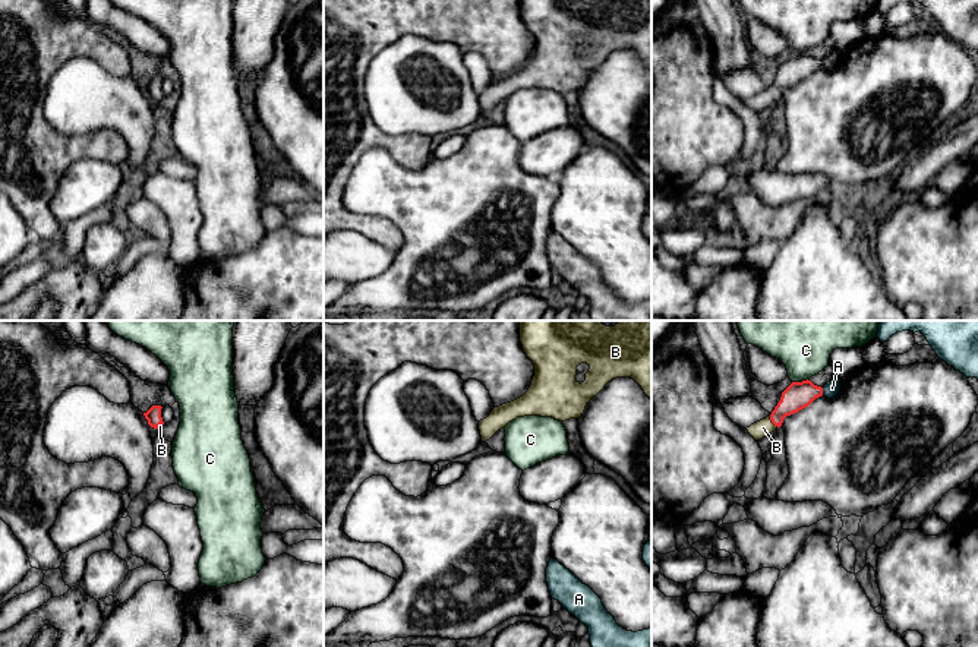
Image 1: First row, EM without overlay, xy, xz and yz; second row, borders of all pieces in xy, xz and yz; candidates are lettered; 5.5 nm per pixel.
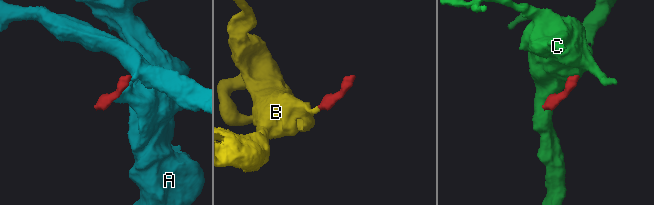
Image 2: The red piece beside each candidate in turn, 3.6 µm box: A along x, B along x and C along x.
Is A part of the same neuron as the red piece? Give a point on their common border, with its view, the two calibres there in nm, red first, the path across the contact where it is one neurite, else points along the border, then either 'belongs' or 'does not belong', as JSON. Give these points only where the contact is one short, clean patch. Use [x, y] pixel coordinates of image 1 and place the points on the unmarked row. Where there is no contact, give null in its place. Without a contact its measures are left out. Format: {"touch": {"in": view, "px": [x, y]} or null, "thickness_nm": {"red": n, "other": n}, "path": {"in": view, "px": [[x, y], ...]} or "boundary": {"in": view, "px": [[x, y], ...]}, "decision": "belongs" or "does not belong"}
{"touch": {"in": "yz", "px": [822, 63]}, "thickness_nm": {"red": 150, "other": 90}, "boundary": {"in": "yz", "px": [[822, 60], [823, 66]]}, "decision": "does not belong"}

